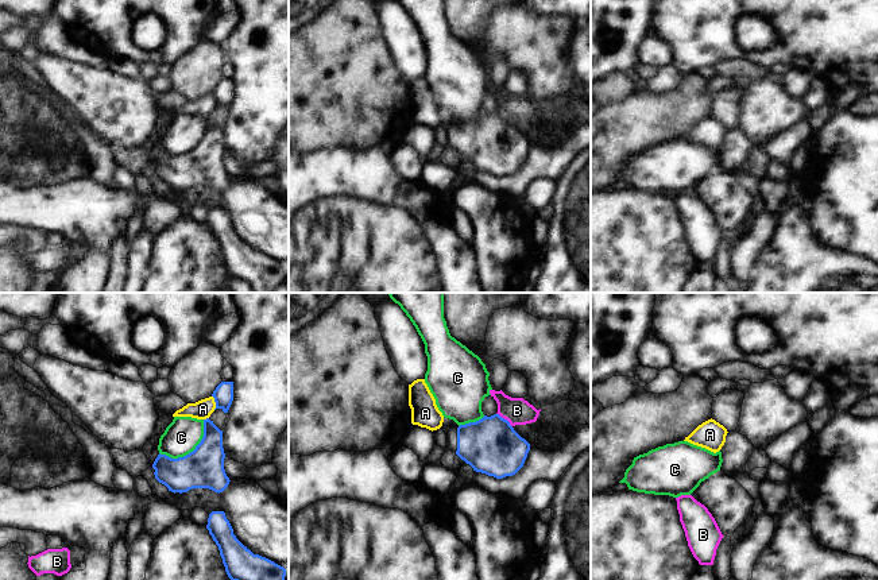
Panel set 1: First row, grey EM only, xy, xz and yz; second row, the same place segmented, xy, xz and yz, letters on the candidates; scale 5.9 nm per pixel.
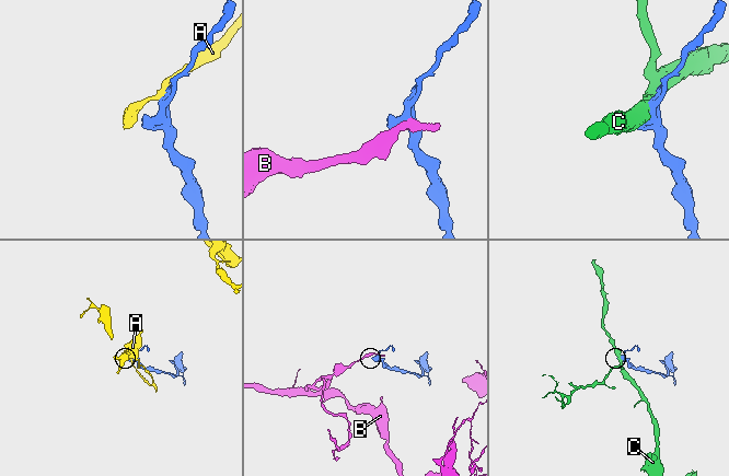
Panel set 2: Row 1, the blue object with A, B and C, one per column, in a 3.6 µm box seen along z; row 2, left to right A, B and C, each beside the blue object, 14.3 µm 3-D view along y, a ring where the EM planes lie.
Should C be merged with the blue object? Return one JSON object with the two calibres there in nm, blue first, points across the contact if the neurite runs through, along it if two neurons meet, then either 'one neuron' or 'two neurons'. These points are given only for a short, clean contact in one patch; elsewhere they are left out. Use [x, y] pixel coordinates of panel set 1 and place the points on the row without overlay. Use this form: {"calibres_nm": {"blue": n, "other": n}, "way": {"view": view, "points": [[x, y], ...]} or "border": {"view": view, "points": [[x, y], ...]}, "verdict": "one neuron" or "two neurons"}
{"calibres_nm": {"blue": 240, "other": 200}, "verdict": "two neurons"}

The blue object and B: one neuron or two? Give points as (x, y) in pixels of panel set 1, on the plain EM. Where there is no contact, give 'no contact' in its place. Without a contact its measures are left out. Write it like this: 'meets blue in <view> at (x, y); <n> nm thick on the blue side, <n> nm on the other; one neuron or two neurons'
meets blue in xz at (503, 116); 340 nm thick on the blue side, 160 nm on the other; two neurons

